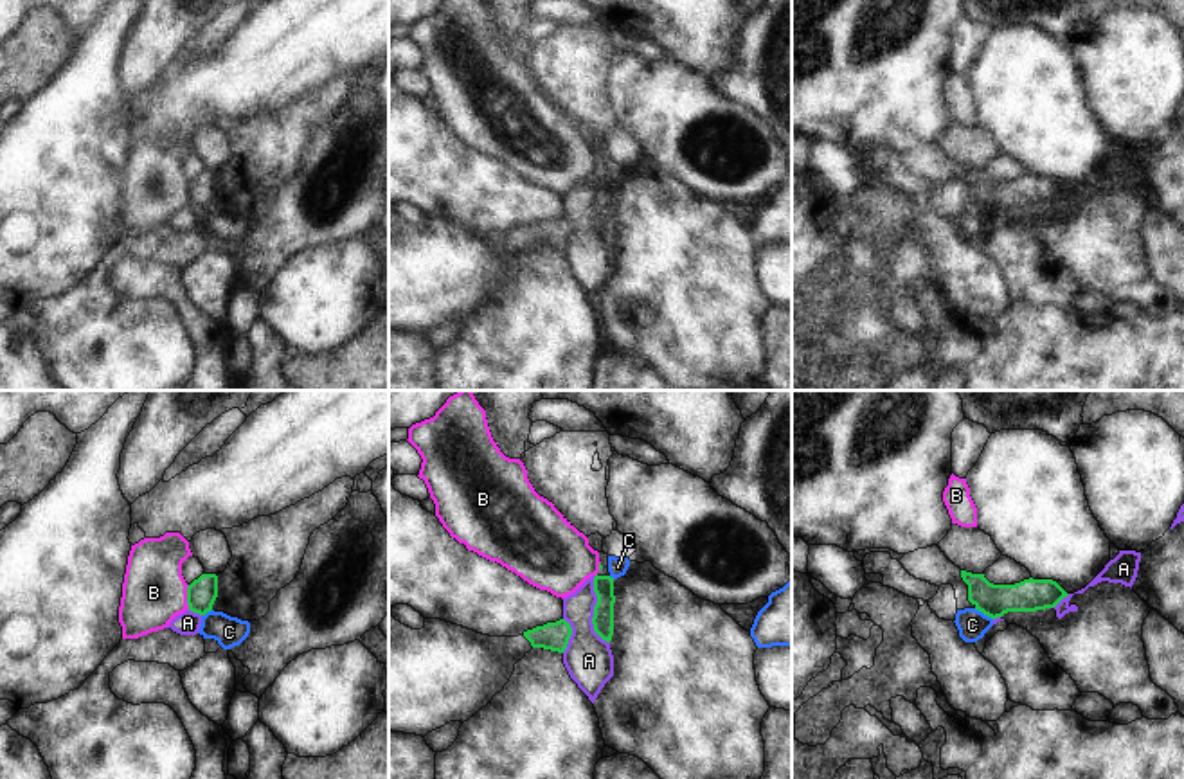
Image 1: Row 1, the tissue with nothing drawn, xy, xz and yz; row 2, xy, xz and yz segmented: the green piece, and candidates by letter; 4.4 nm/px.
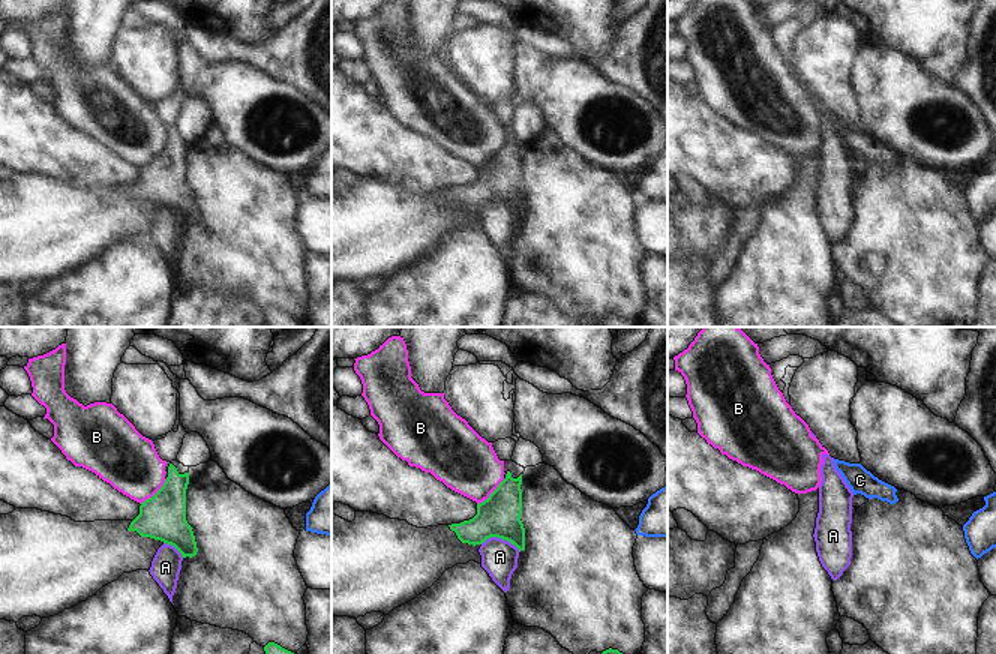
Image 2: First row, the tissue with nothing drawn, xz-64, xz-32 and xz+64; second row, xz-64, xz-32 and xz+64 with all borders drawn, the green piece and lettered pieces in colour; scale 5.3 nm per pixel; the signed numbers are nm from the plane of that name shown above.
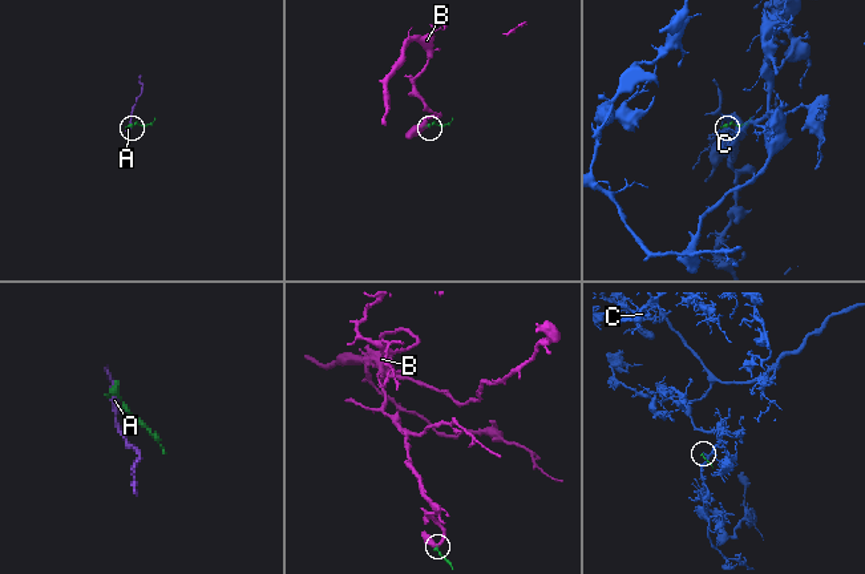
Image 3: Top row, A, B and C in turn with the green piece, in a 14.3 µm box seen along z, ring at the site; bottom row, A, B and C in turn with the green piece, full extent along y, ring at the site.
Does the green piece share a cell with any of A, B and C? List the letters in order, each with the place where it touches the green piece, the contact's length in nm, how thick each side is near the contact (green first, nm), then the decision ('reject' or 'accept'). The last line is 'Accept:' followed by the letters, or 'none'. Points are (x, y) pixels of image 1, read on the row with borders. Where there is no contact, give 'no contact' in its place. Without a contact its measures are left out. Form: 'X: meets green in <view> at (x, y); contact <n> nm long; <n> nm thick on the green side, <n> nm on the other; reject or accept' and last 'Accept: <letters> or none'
A: meets green in xz at (594, 610); contact 320 nm long; 100 nm thick on the green side, 220 nm on the other; reject
B: meets green in xy at (188, 598); contact 110 nm long; 140 nm thick on the green side, 280 nm on the other; reject
C: meets green in yz at (983, 612); contact 100 nm long; 140 nm thick on the green side, 140 nm on the other; reject
Accept: none

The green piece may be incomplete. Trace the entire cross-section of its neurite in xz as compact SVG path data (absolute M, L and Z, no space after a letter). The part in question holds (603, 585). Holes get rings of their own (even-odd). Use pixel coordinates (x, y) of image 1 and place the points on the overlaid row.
M599 552L599 572L594 578L594 592L597 595L597 603L594 606L594 631L606 642L612 640L614 635L614 578L608 572L608 554Z

